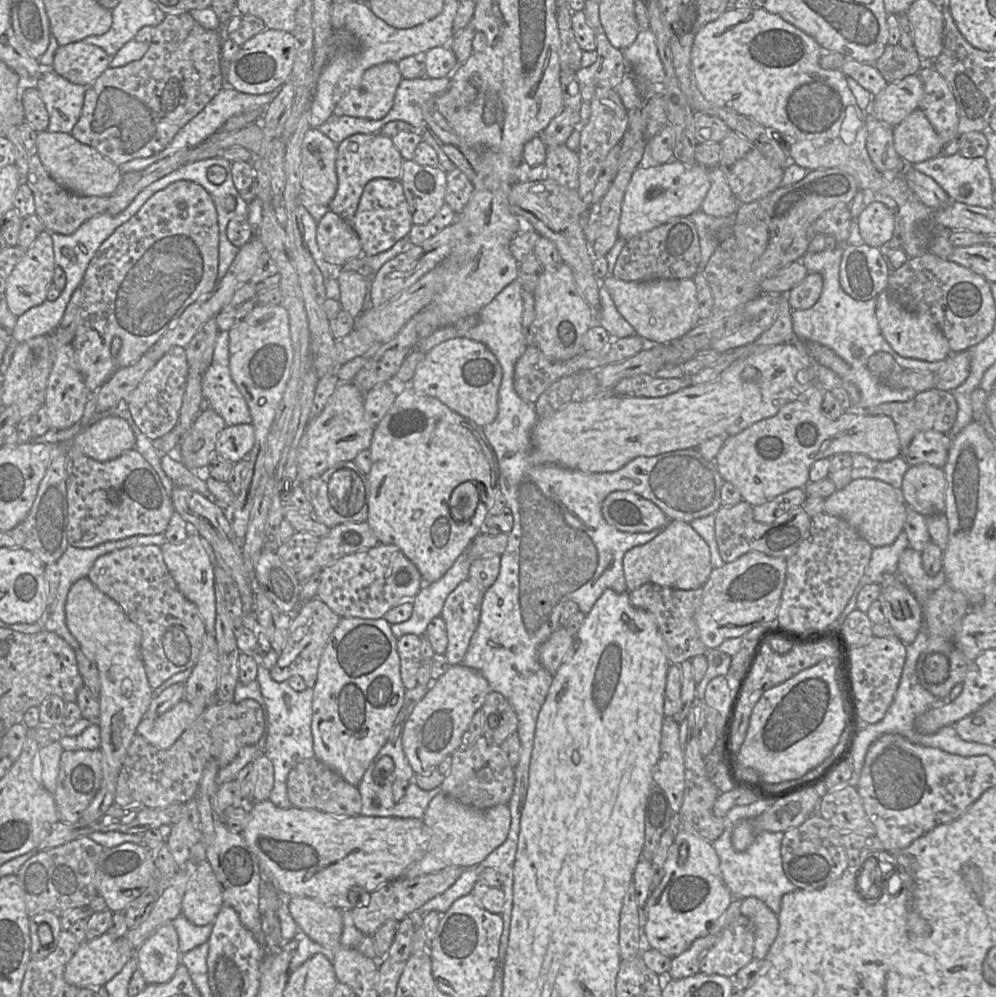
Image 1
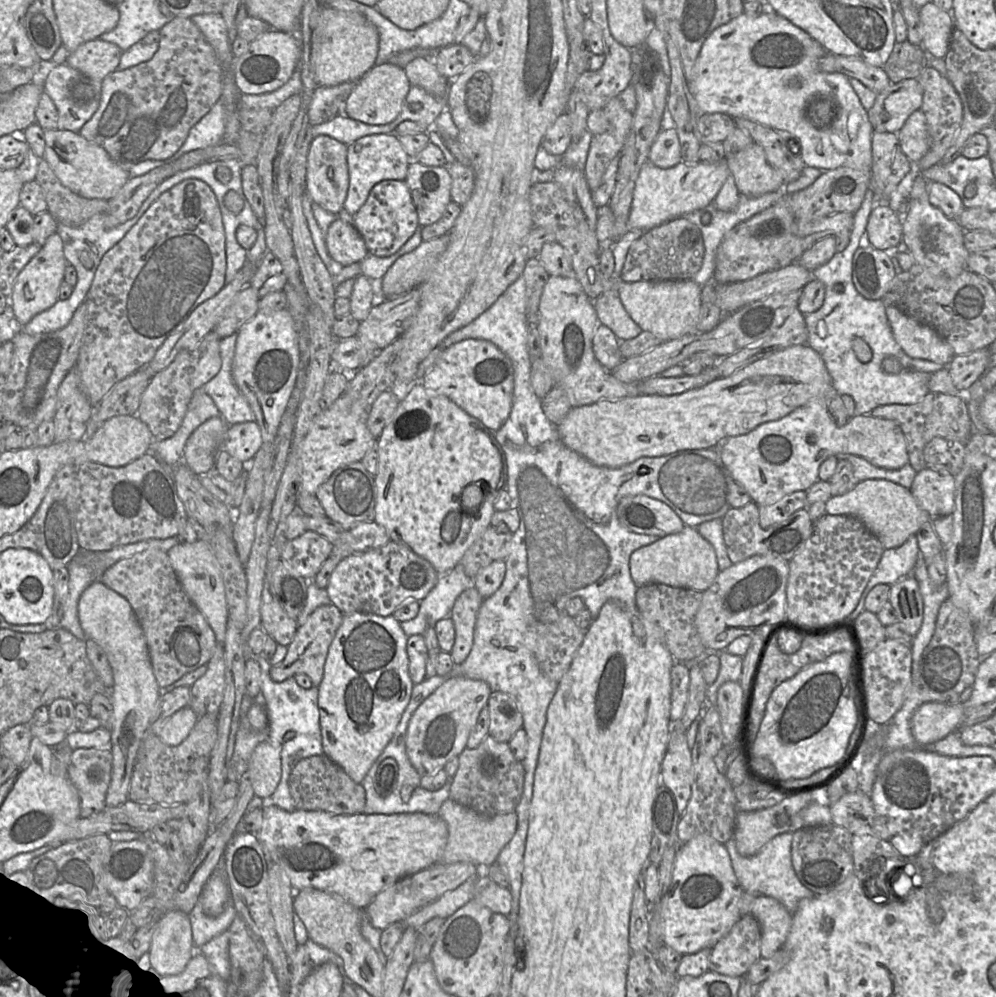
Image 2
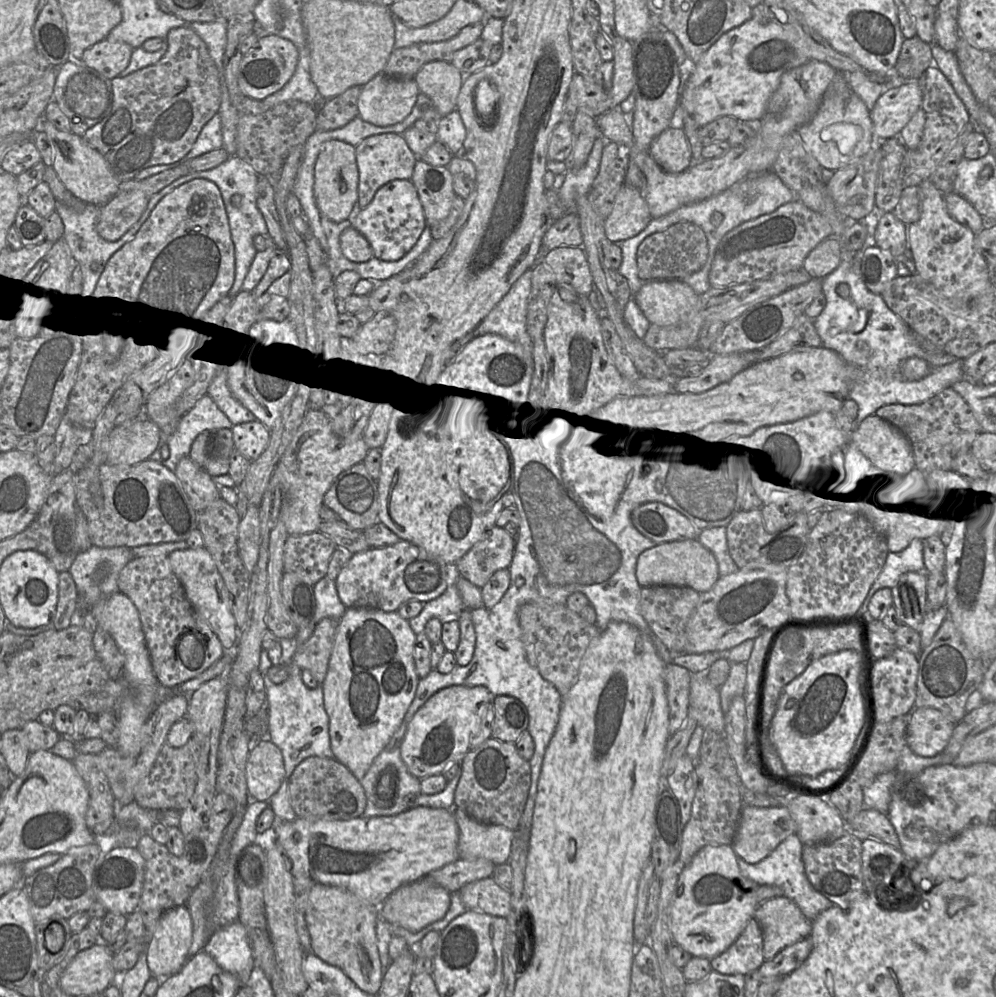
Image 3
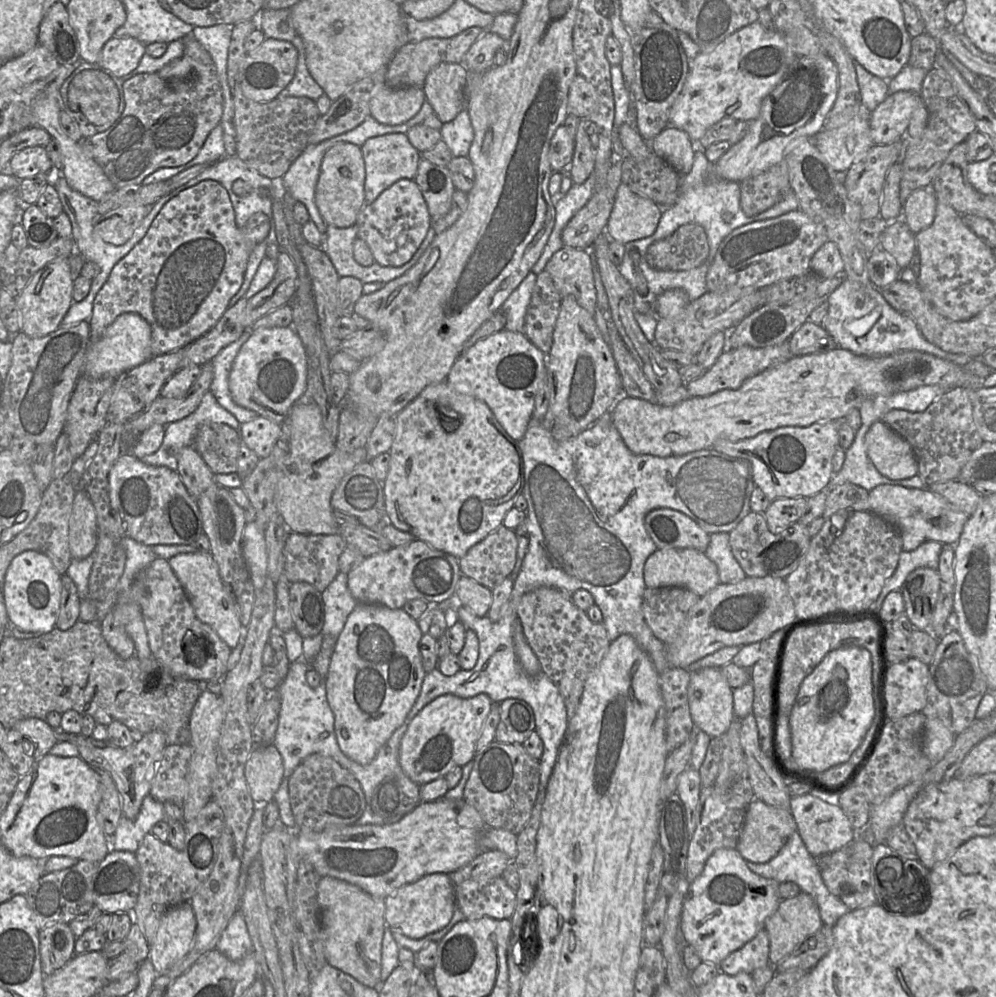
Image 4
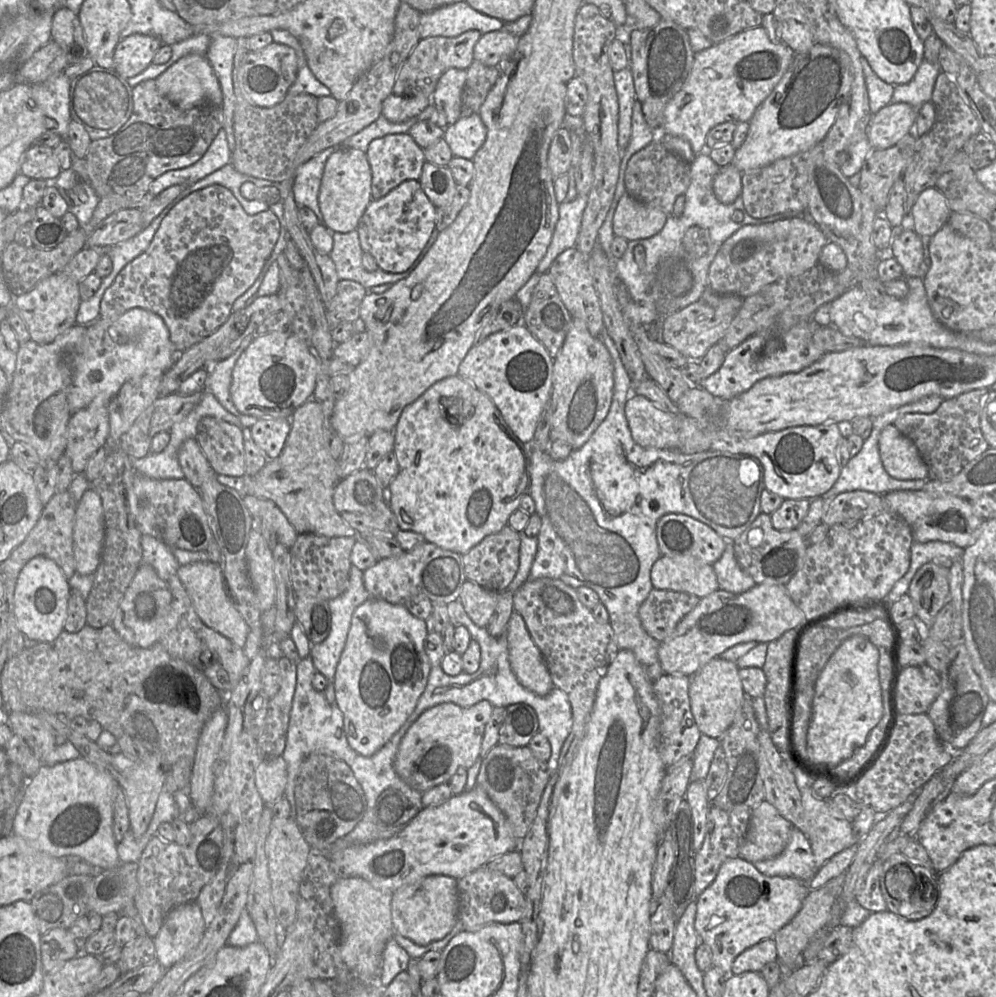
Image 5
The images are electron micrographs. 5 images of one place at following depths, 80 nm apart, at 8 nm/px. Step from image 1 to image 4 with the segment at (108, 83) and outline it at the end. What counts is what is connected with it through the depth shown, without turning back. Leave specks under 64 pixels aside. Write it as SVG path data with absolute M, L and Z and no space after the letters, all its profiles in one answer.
M193 36L185 37L181 40L183 40L184 43L183 56L190 59L190 63L193 67L193 75L191 76L191 78L184 81L165 81L160 77L158 73L140 73L132 76L131 78L123 82L125 107L119 119L106 131L95 134L91 137L83 138L82 140L83 150L99 164L99 166L102 168L105 175L112 182L115 188L122 188L131 185L141 185L143 184L143 181L146 177L160 168L178 167L189 163L197 156L209 133L218 124L221 123L223 113L223 96L219 79L217 77L215 64L210 54Z

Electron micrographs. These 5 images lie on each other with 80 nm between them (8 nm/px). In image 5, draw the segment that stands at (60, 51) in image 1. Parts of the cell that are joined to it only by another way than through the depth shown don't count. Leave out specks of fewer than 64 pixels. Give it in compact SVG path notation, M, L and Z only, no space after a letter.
M144 34L122 38L114 51L114 69L126 79L135 76L153 62L162 45L160 39Z

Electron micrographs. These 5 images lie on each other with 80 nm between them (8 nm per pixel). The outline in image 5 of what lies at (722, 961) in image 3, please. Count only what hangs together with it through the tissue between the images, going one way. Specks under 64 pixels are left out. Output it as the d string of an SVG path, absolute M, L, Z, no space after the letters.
M768 938L739 954L732 964L731 974L739 975L744 972L760 972L767 963L776 960L776 943L774 938Z

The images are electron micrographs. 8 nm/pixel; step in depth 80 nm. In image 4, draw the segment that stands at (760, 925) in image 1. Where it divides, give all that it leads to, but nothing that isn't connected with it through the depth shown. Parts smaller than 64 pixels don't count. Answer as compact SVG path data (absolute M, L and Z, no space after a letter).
M801 892L795 897L781 900L777 910L764 924L770 941L769 964L777 965L823 926L818 906L810 895Z

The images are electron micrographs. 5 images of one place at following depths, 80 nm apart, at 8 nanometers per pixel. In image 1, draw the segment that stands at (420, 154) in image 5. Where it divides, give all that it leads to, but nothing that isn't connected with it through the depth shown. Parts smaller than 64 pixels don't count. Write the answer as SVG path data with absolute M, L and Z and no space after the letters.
M355 134L337 144L336 173L337 191L328 209L353 226L364 187L377 178L399 180L404 159L392 142L392 137L376 134Z

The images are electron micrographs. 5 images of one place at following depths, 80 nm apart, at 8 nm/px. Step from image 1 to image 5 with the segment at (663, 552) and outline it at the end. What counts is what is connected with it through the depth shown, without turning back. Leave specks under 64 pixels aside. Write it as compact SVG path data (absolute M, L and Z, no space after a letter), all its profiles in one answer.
M661 556L650 573L654 588L704 598L719 589L713 565L693 558Z

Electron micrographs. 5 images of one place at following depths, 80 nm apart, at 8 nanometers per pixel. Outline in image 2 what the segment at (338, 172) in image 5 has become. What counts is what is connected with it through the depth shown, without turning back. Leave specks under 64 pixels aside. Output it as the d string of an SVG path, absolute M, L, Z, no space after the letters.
M319 135L311 141L307 153L305 193L315 204L338 216L343 212L349 187L347 146L329 136Z

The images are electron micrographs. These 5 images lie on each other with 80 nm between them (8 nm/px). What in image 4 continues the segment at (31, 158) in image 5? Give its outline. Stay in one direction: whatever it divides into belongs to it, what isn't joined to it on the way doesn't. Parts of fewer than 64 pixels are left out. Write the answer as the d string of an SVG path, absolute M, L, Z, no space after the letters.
M26 147L14 154L9 162L9 171L19 180L31 178L39 173L48 173L53 164L45 147Z

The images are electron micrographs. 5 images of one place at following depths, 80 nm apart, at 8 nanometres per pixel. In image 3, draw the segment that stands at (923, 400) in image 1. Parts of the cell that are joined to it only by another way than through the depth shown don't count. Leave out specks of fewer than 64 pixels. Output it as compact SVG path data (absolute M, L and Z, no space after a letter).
M951 387L919 405L882 406L874 415L891 424L907 438L912 449L912 470L921 479L951 474L949 471L952 459L968 453L980 433L971 407Z

